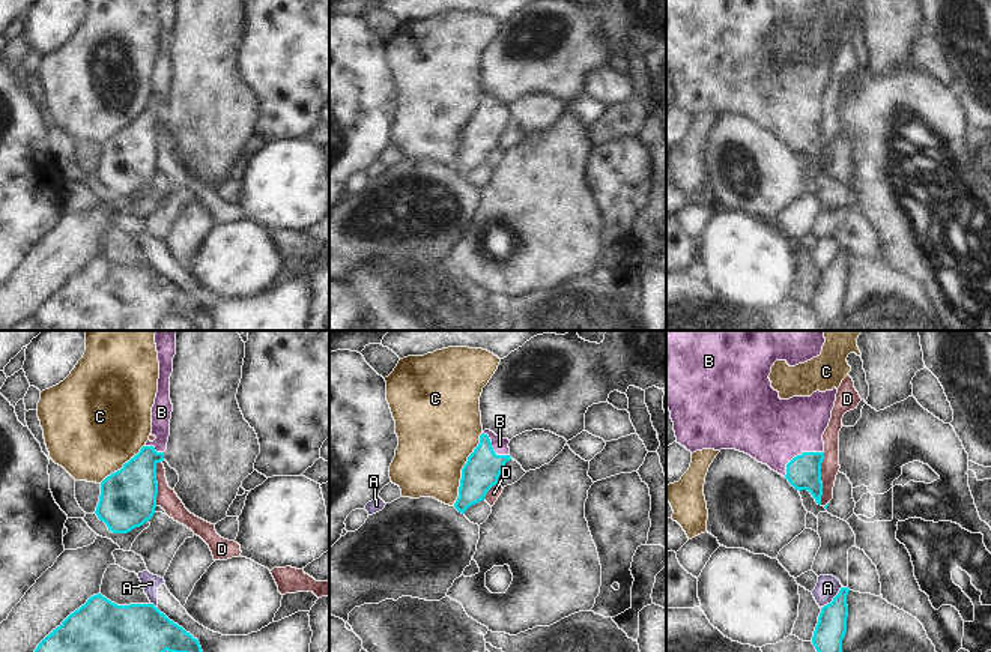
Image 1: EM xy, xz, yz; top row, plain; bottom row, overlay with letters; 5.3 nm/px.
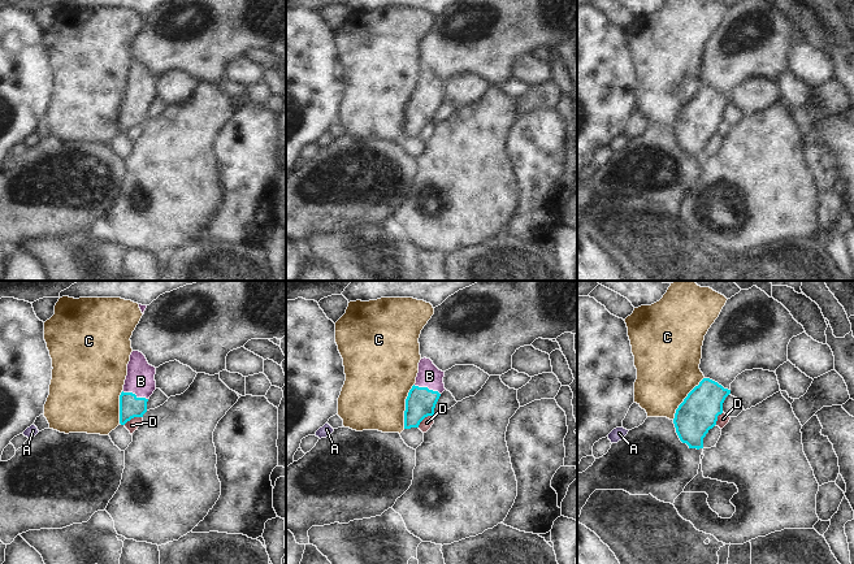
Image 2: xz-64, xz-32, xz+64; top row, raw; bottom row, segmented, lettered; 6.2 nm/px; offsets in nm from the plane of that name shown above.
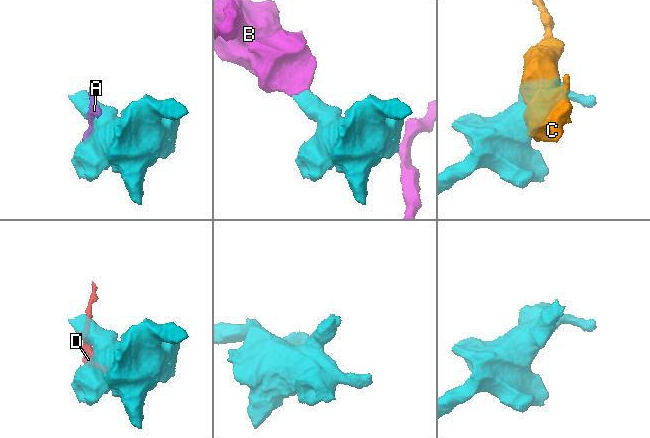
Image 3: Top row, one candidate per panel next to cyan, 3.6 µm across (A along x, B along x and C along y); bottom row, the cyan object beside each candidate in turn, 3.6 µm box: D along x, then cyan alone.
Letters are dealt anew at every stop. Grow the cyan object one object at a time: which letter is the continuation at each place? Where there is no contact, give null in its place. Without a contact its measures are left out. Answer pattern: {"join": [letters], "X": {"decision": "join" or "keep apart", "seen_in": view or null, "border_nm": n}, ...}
{"join": ["B"], "A": {"decision": "keep apart", "seen_in": "yz", "border_nm": 160}, "B": {"decision": "join", "seen_in": "yz", "border_nm": 240}, "C": {"decision": "keep apart", "seen_in": "xz", "border_nm": 420}, "D": {"decision": "keep apart", "seen_in": "yz", "border_nm": 280}}

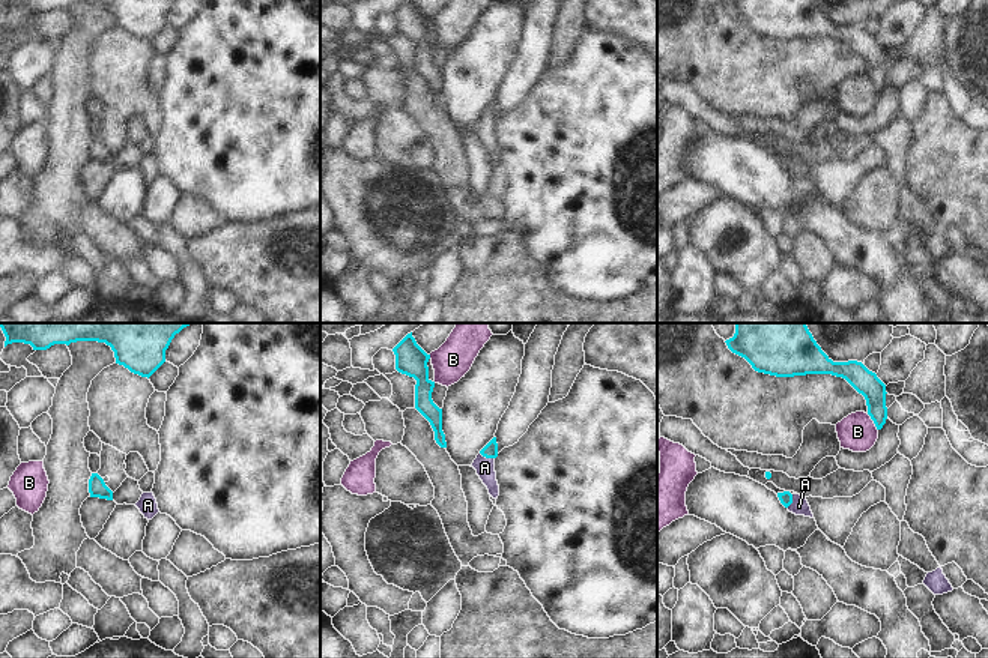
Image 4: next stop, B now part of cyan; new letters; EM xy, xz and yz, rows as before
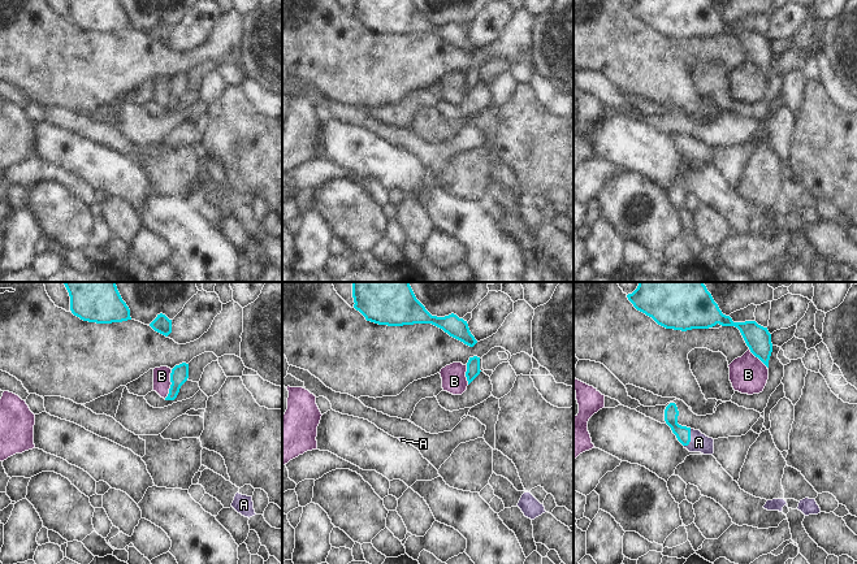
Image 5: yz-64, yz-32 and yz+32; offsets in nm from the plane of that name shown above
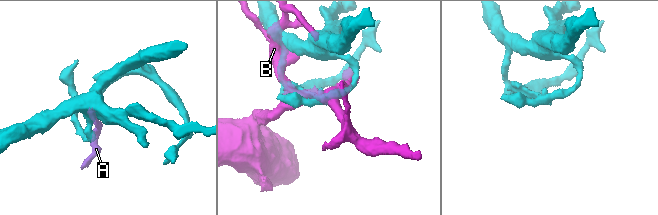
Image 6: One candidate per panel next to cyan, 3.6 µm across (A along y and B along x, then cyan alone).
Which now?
{"join": ["A"], "A": {"decision": "join", "seen_in": "xz", "border_nm": 90}, "B": {"decision": "keep apart", "seen_in": "yz", "border_nm": 110}}

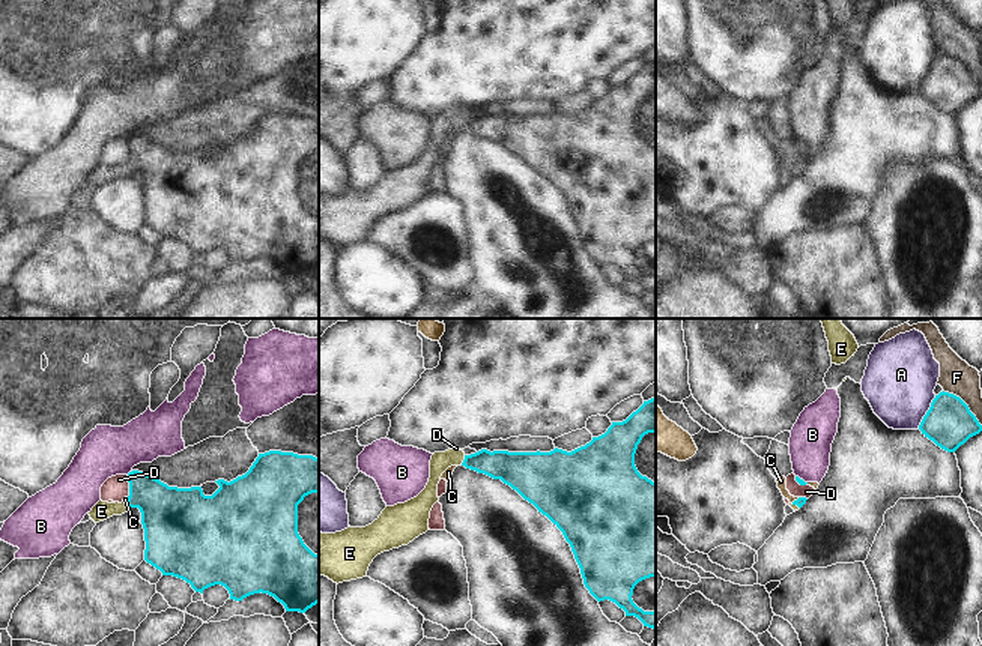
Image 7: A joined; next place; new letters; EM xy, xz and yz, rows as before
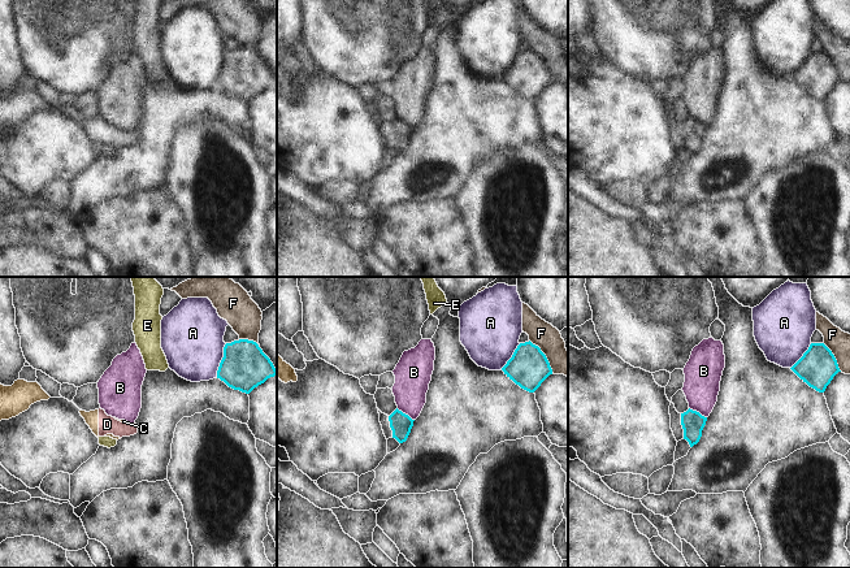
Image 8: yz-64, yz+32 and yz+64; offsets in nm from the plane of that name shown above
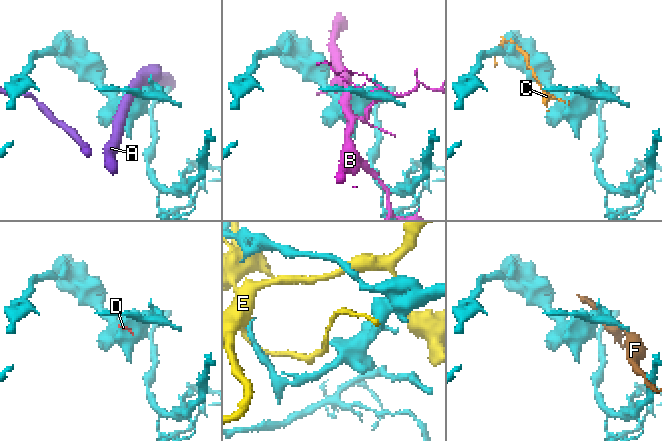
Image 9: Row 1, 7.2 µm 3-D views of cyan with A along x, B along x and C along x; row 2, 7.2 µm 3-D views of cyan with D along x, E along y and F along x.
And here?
{"join": [], "A": {"decision": "keep apart", "seen_in": "yz", "border_nm": 200}, "B": {"decision": "keep apart", "seen_in": "xy", "border_nm": 40}, "C": {"decision": "keep apart", "seen_in": "yz", "border_nm": 50}, "D": {"decision": "keep apart", "seen_in": "xy", "border_nm": 120}, "E": {"decision": "keep apart", "seen_in": "xz", "border_nm": 60}, "F": {"decision": "keep apart", "seen_in": "yz", "border_nm": 280}}

